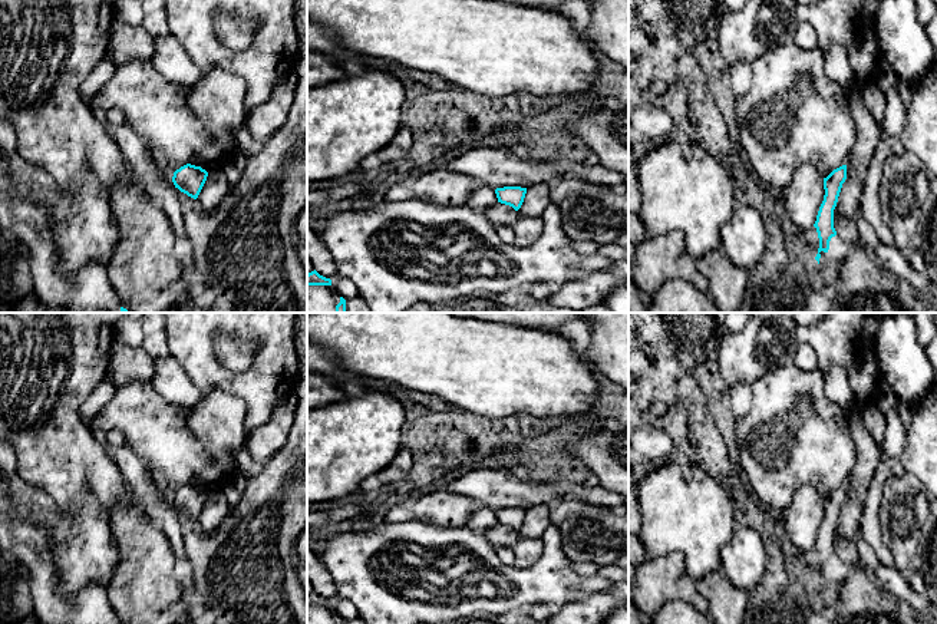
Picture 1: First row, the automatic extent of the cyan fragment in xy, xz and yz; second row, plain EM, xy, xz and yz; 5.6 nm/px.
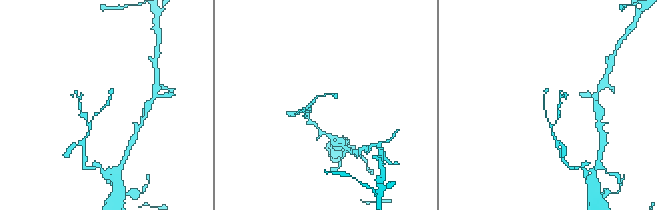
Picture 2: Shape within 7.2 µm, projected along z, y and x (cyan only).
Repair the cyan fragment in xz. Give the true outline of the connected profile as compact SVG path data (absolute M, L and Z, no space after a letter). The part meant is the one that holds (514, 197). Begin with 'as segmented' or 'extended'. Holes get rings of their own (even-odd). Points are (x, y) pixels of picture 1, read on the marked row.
as segmented | M504 186L495 189L498 202L512 207L518 211L524 202L527 188L521 186Z

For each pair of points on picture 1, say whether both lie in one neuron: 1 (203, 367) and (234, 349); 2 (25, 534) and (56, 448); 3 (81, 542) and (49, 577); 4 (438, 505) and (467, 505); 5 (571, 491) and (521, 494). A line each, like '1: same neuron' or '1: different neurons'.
1: different neurons
2: different neurons
3: different neurons
4: same neuron
5: same neuron

